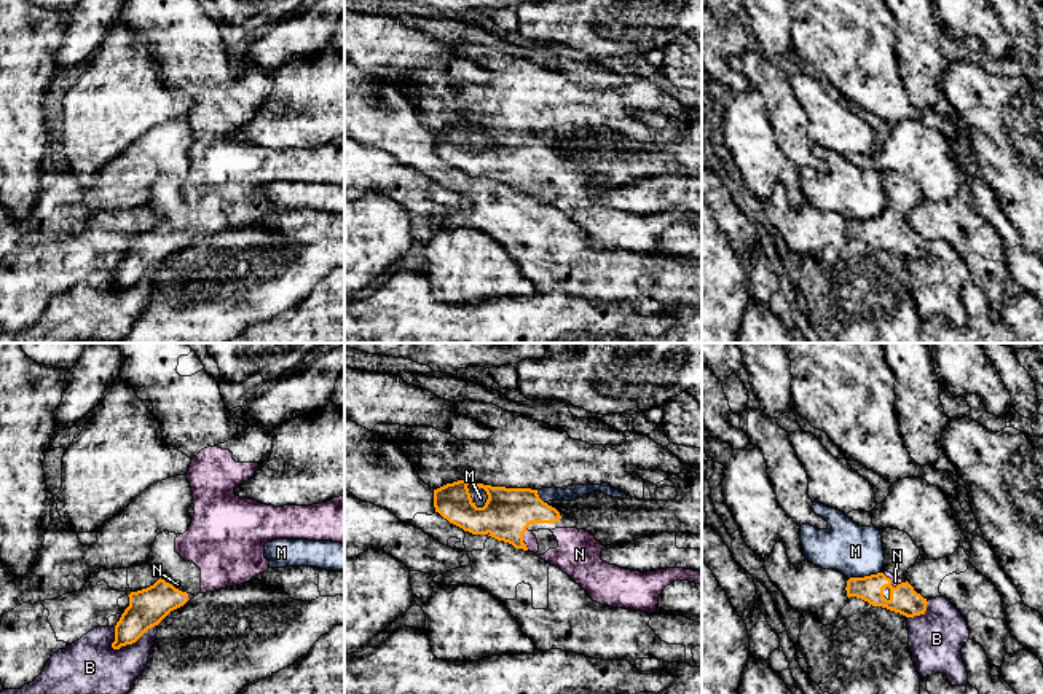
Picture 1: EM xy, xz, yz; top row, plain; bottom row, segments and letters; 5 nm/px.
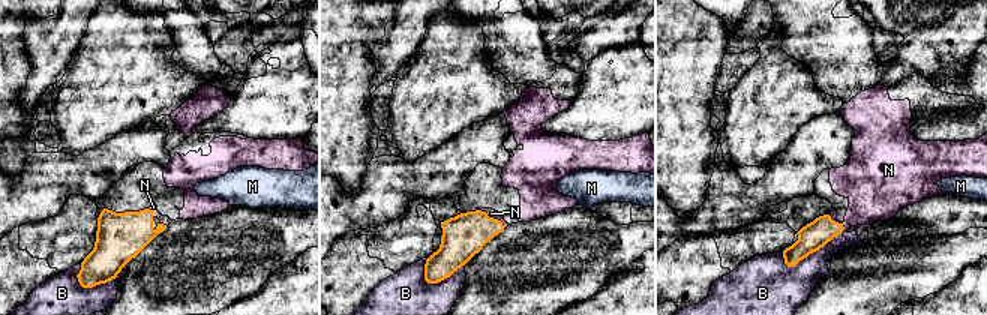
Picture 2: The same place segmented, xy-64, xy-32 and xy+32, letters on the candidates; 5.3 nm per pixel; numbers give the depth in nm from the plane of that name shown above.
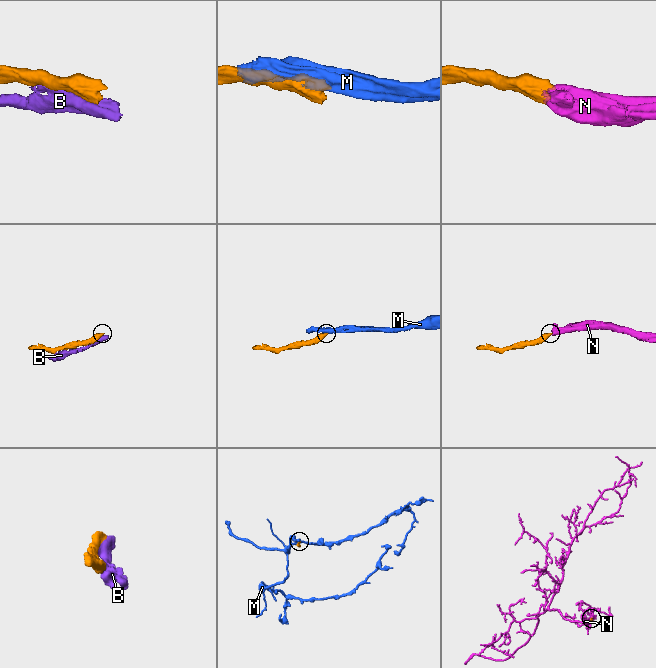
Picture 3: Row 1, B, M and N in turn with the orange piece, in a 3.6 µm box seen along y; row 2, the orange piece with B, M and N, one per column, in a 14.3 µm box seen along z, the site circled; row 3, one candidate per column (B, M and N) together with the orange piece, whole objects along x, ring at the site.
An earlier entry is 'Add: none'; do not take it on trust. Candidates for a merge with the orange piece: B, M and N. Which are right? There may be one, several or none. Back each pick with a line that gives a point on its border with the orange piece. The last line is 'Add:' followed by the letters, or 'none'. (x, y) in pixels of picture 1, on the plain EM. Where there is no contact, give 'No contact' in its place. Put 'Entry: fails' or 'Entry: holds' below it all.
N: Touches orange at xz (522, 182)
Add: N
Entry: fails

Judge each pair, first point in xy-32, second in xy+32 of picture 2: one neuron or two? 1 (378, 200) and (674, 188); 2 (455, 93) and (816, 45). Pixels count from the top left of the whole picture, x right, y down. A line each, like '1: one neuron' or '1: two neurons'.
1: two neurons
2: two neurons

